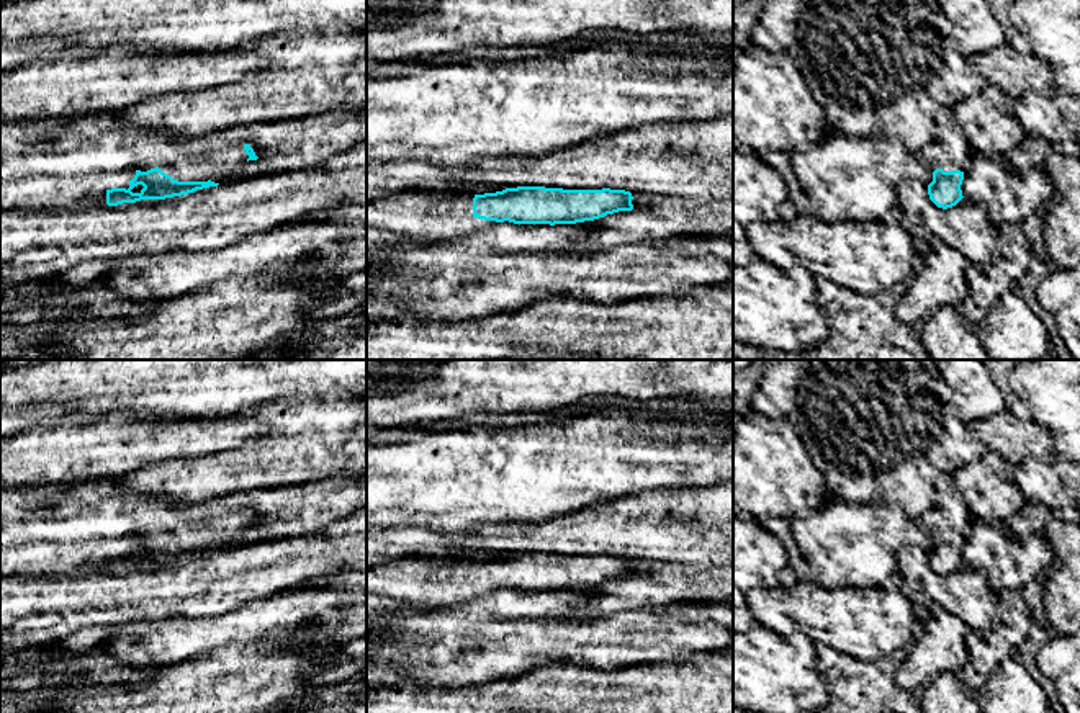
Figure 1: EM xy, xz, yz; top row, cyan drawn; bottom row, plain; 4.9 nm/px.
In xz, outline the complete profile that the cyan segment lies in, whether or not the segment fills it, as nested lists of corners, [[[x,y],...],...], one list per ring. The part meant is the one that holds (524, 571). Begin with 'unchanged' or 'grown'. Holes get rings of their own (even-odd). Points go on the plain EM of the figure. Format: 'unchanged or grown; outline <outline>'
grown; outline [[[517,553],[496,559],[458,564],[434,564],[424,558],[381,561],[367,567],[367,594],[389,597],[403,603],[435,607],[476,599],[497,589],[514,590],[576,590],[594,587],[619,577],[632,577],[632,559],[625,556],[563,556],[545,553]]]

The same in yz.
grown; outline [[[939,471],[933,479],[938,494],[931,512],[921,515],[920,527],[933,536],[928,551],[929,566],[943,576],[956,572],[962,563],[962,546],[972,530],[972,515],[954,482],[954,476]]]

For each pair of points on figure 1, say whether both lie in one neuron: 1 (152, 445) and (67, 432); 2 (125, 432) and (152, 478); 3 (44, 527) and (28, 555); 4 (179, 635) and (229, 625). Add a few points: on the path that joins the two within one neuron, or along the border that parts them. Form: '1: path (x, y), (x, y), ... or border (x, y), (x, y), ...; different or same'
1: path (131, 442), (89, 440); same
2: border (182, 458), (146, 463), (116, 478); different
3: path (41, 533), (31, 548); same
4: path (192, 635), (216, 632); same

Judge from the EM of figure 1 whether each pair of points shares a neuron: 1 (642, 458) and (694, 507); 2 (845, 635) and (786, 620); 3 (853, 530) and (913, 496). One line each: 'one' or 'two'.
1: two
2: one
3: two

